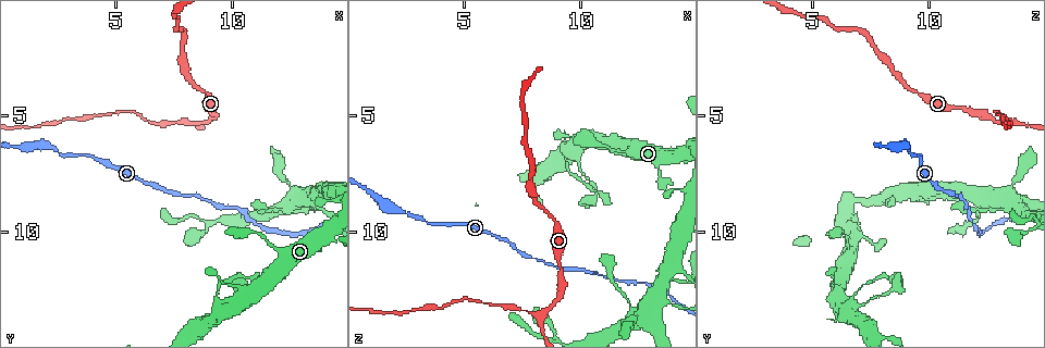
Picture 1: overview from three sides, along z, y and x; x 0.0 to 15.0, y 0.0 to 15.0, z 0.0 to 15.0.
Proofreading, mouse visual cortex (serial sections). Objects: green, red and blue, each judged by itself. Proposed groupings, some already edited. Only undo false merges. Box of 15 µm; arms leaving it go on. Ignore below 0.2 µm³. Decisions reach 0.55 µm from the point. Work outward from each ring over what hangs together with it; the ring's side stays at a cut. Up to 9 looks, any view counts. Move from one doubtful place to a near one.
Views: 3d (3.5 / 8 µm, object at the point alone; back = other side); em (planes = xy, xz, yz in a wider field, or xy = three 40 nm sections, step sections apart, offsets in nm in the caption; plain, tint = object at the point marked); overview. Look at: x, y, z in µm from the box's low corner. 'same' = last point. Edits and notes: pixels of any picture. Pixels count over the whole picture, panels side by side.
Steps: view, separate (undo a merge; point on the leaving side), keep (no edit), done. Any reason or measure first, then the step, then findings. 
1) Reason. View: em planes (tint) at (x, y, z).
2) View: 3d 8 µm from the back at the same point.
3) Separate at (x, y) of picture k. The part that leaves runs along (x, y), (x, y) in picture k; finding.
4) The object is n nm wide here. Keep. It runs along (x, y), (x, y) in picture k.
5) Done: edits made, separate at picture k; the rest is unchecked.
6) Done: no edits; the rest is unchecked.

Calibre changes. View: 3d 3.5 µm at (1.9, 6.3, 9.0).

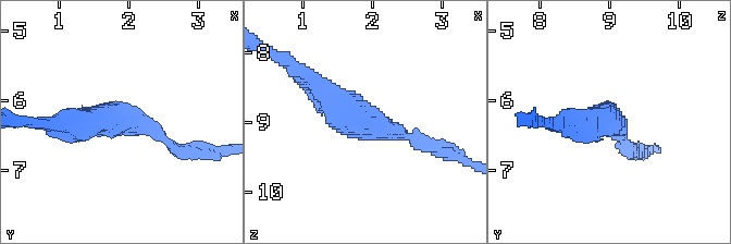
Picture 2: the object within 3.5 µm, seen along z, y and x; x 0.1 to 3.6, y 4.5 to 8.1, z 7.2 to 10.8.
The arms are 200, 400 nm wide; shape alone is not enough. View: em xy step 3 (tint) at (2.00, 6.30, 9.10).

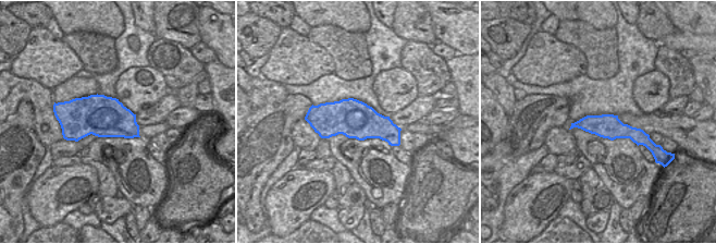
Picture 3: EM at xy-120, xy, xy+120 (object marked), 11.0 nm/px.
Keep. It runs along (432, 148), (355, 118), (311, 81) in picture 2; all the same cell.

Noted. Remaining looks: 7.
Abrupt turn. View: 3d 3.5 µm at (13.4, 8.7, 12.2).

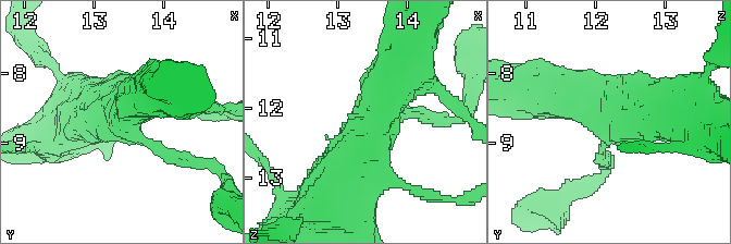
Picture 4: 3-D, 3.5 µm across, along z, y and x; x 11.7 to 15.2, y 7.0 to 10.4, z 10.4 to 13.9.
View: em planes (tint) at (13.50, 8.75, 12.20).

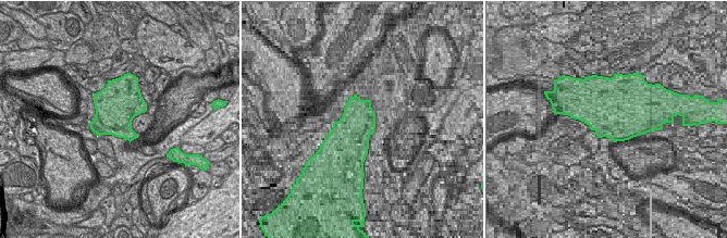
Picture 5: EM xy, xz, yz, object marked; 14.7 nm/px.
Keep. It runs along (403, 59), (370, 139), (339, 182) in picture 4; one cell here.

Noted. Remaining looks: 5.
Three-way junction. View: 3d 3.5 µm at (8.4, 5.3, 13.6).

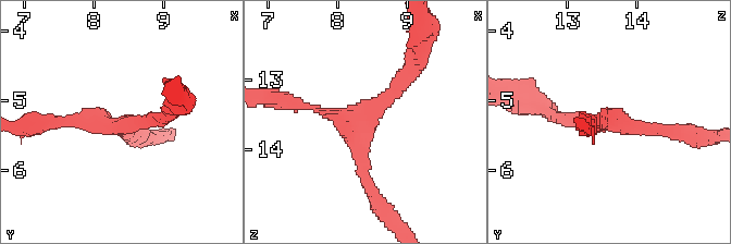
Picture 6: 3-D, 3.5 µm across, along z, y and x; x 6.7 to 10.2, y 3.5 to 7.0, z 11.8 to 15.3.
3 arms meet here; the arms are 100, 200, 200 nm wide; need the tissue. View: em xy step 5 (tint) at (8.40, 5.30, 13.55).

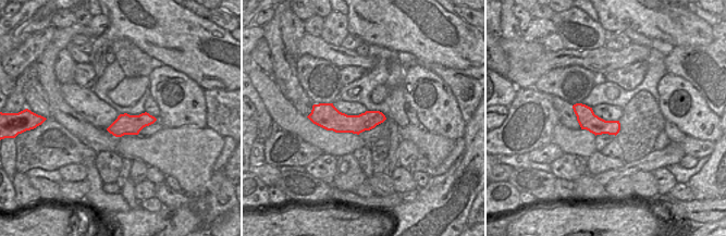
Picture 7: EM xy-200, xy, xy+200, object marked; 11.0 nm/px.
Keep. It runs along (317, 114), (337, 122), (382, 118) in picture 7; continuous, no second cell.

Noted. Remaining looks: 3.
Side arm on a straight run. View: 3d 3.5 µm at (9.9, 13.2, 6.8).

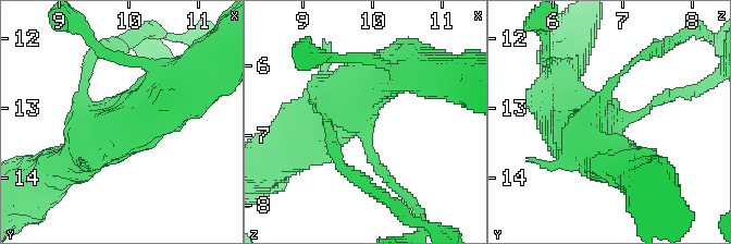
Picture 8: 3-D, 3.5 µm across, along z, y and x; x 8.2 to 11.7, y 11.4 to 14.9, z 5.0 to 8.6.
View: em xy step 5 (tint) at (9.85, 13.15, 6.75).

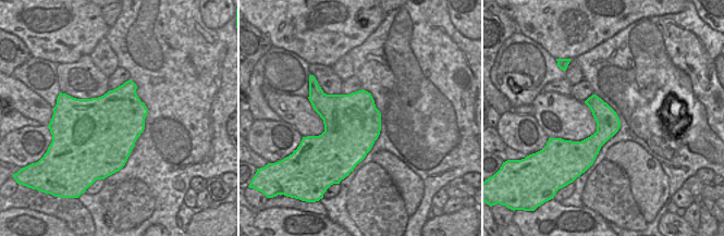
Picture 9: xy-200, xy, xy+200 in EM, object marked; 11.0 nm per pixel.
Keep. All the same cell.

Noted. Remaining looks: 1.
Done: no edits; the rest is unchecked.

